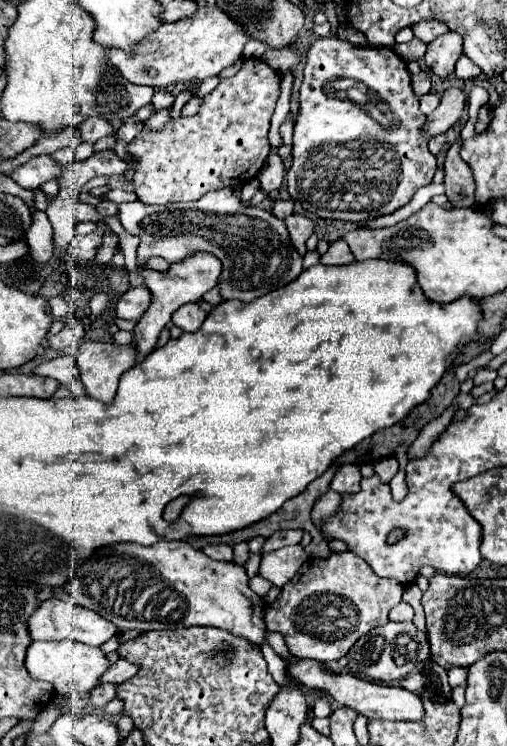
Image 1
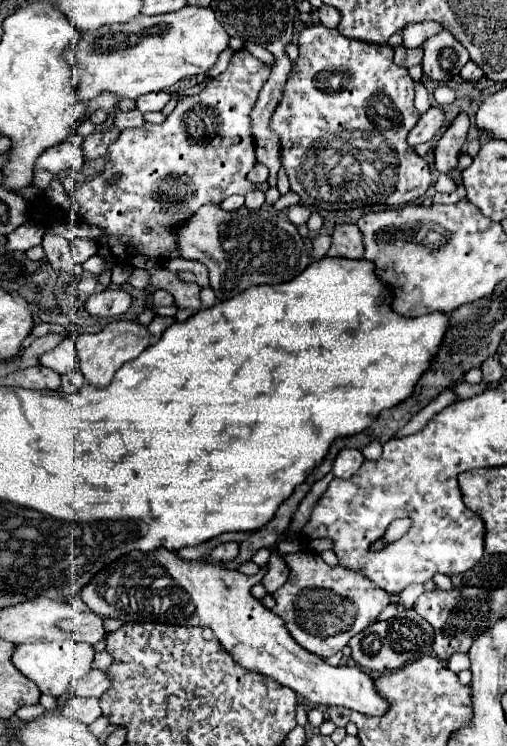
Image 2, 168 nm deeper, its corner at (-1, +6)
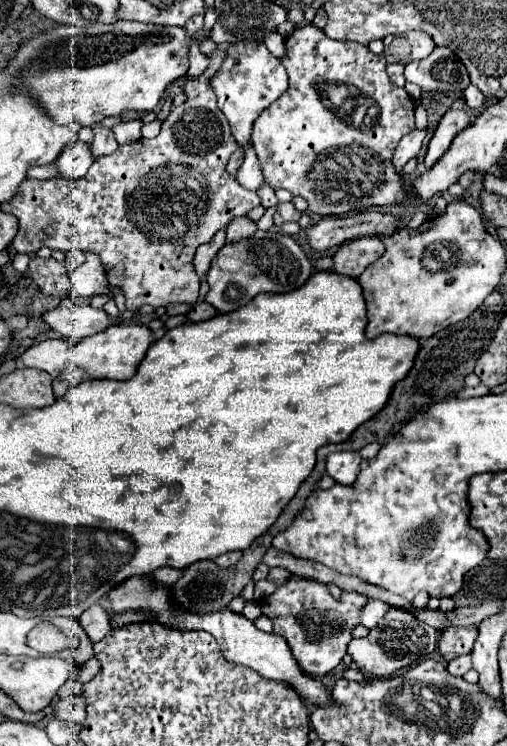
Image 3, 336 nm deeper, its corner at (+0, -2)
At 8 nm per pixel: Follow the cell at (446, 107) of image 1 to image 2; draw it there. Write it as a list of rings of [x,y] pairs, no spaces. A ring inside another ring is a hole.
[[[430,108],[428,112],[424,112],[406,138],[408,146],[418,146],[422,142],[430,142],[438,134],[442,120],[444,120],[444,112],[440,108]]]

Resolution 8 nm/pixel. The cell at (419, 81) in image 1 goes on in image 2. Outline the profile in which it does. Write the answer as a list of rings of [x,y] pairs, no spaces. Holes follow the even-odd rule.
[[[416,82],[416,108],[420,114],[424,114],[428,108],[430,108],[430,94],[426,92],[424,84],[422,82]]]

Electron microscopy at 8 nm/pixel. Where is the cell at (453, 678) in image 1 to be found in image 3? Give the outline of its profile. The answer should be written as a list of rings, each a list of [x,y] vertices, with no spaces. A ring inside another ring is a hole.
[[[467,654],[467,656],[459,656],[459,658],[451,660],[451,662],[447,664],[447,670],[449,670],[449,674],[453,674],[453,676],[463,676],[465,672],[471,670],[471,656]]]

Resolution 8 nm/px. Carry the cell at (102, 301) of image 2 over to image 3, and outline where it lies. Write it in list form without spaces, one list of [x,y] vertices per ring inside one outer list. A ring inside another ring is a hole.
[[[61,306],[47,314],[43,314],[43,320],[63,336],[71,344],[83,340],[85,336],[93,336],[113,324],[113,318],[103,308],[93,306]]]

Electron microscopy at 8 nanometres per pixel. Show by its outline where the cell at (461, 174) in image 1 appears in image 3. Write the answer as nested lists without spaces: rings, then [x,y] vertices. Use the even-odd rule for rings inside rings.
[[[447,110],[445,116],[441,118],[431,142],[429,142],[429,150],[427,150],[427,156],[425,156],[425,166],[427,170],[431,170],[437,160],[449,150],[451,142],[455,140],[455,136],[465,130],[467,126],[471,124],[471,118],[465,110]]]

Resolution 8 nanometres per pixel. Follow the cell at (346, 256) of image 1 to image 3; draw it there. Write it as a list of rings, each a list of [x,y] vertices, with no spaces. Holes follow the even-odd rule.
[[[355,238],[341,244],[333,254],[333,270],[357,278],[369,264],[373,264],[383,254],[383,242],[379,238]]]

